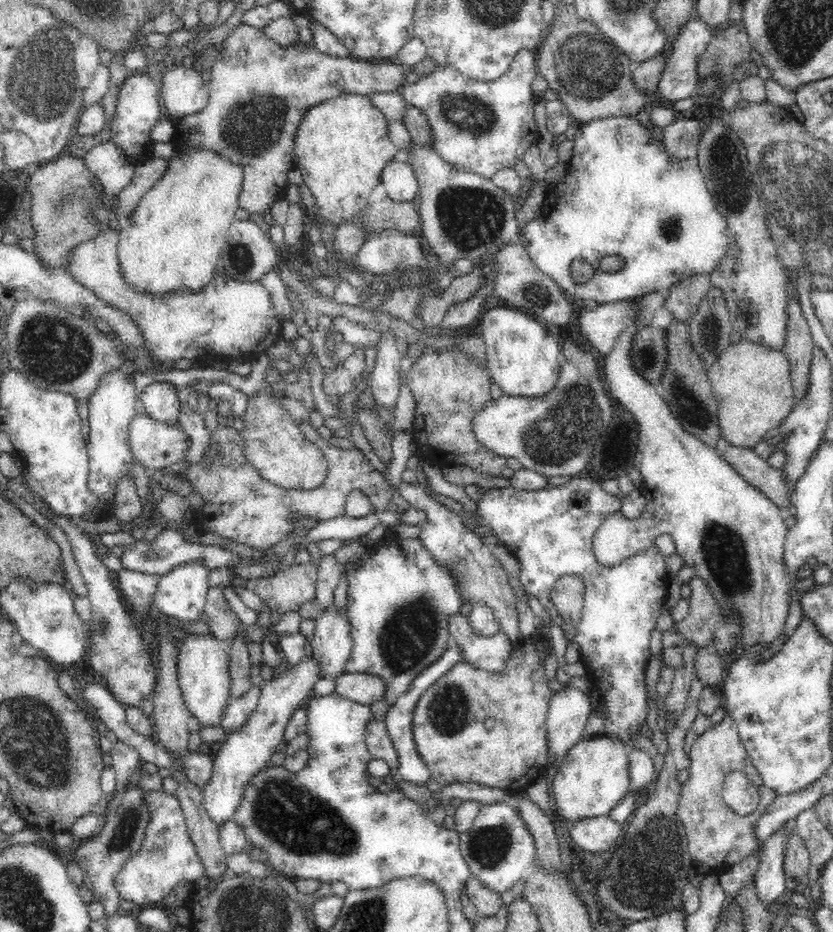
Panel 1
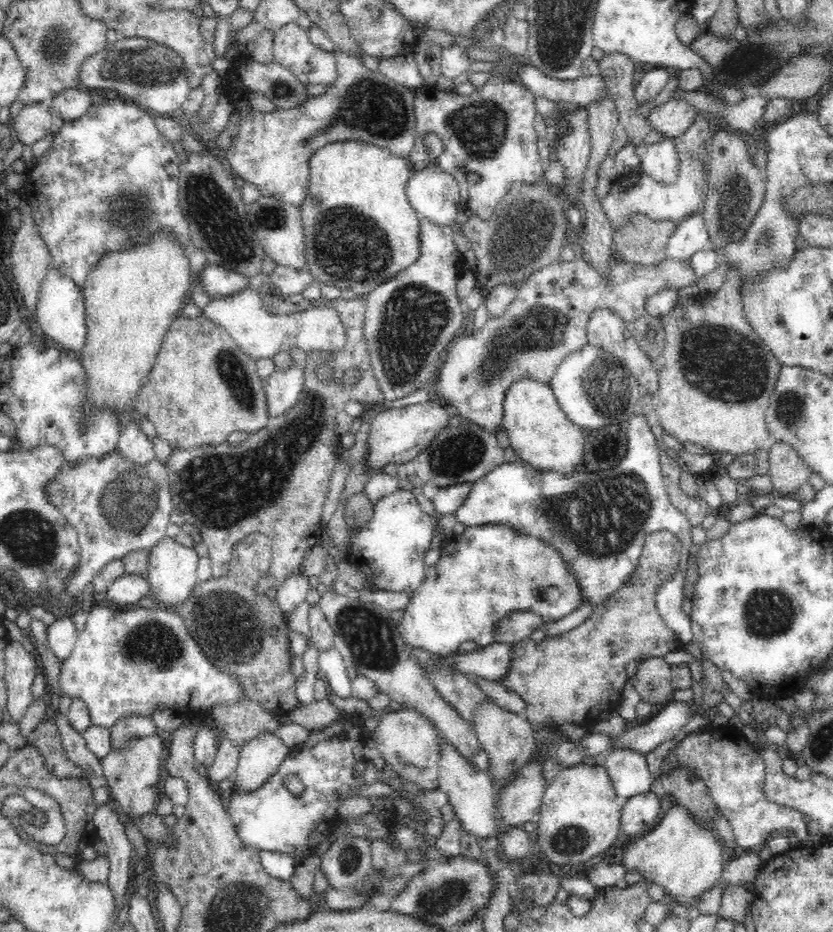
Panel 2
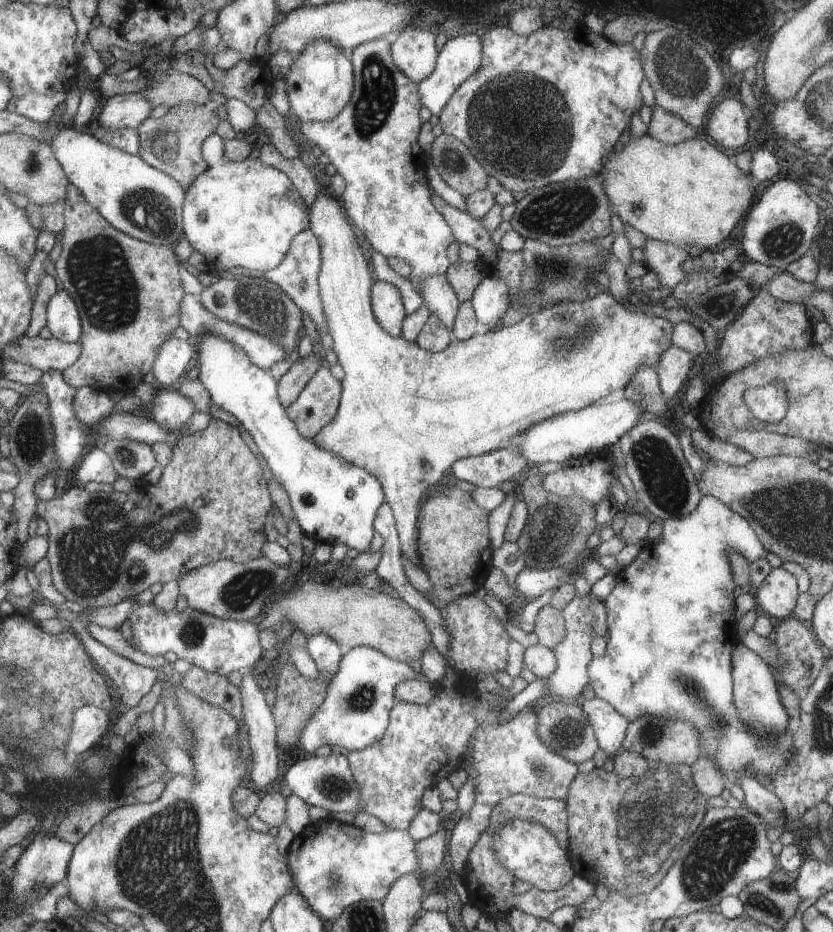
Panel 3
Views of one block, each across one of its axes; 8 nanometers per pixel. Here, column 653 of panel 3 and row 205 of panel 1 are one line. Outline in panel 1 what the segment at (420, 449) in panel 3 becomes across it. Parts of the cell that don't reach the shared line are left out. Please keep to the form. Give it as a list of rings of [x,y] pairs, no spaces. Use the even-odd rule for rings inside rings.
[[[367,95],[336,96],[306,110],[294,138],[295,168],[301,170],[303,182],[314,195],[316,218],[342,225],[368,204],[372,190],[381,183],[382,170],[398,156],[398,147],[390,140],[388,125],[389,120],[374,108]]]

